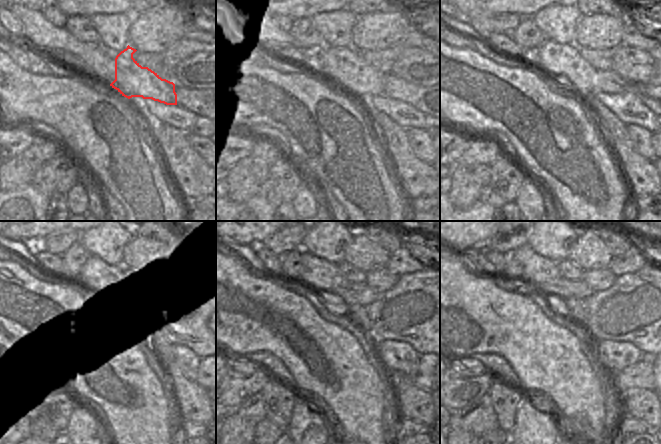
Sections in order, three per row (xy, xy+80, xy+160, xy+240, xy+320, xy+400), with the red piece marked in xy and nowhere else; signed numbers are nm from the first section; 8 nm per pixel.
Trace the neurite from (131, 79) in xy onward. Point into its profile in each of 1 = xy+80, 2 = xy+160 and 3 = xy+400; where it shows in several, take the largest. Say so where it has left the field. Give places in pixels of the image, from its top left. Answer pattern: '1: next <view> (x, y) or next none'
1: next xy+80 (347, 68)
2: next xy+160 (564, 61)
3: next xy+400 (536, 269)

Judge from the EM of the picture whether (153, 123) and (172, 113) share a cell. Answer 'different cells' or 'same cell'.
different cells

